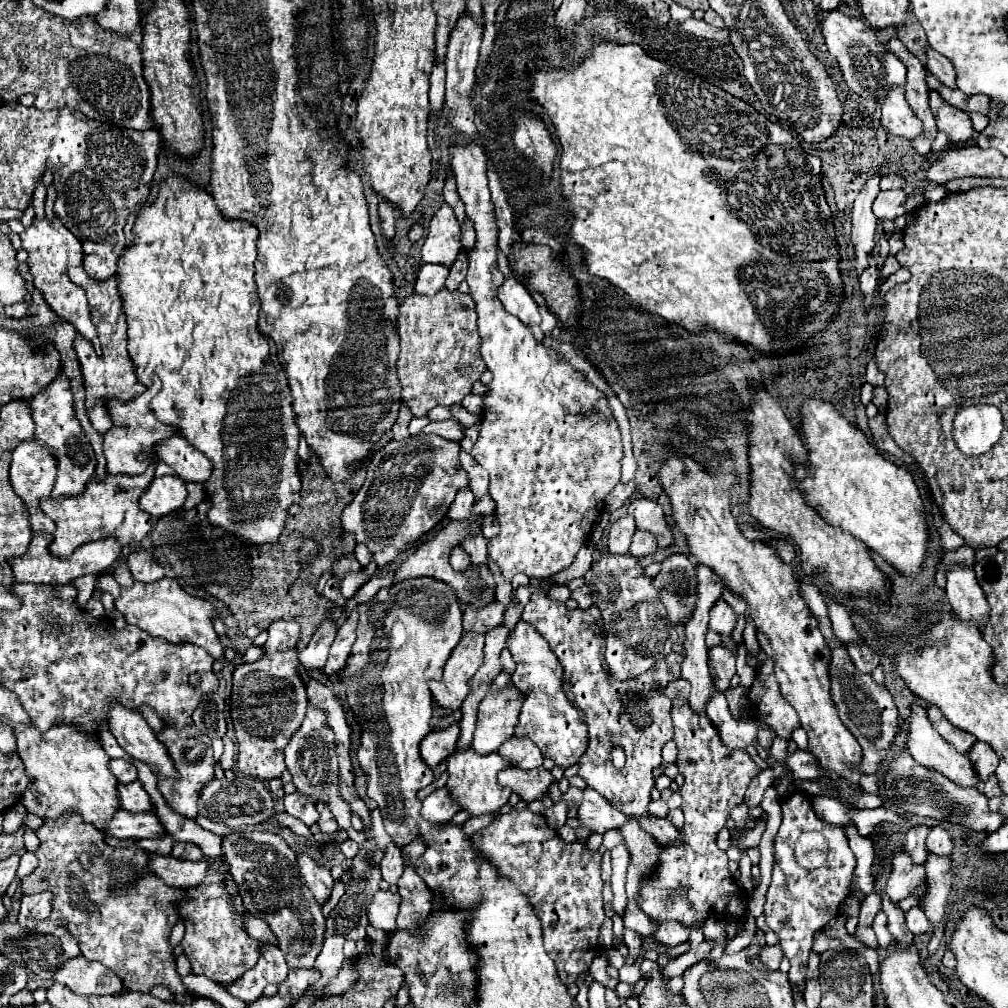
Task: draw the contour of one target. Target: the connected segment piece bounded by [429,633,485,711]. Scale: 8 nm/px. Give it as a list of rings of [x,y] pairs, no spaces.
[[[467,633],[453,649],[441,681],[431,681],[431,693],[439,707],[457,711],[469,693],[469,681],[483,663],[485,637]]]

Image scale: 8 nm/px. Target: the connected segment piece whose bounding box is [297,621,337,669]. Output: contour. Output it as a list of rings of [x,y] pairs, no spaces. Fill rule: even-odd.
[[[323,621],[321,629],[313,635],[309,645],[303,651],[299,651],[297,655],[299,663],[305,669],[321,669],[327,661],[327,653],[329,653],[335,633],[337,633],[337,625],[333,621]]]

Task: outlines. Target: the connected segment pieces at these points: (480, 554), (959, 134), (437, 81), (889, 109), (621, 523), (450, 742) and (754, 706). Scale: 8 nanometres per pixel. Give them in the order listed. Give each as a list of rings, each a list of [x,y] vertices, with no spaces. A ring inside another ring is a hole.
[[[477,533],[477,535],[467,535],[463,541],[461,541],[461,547],[469,553],[471,561],[475,565],[487,565],[487,539],[483,537],[483,533]]]
[[[929,89],[929,105],[935,115],[939,131],[947,133],[953,143],[961,143],[971,137],[973,125],[971,125],[971,119],[965,111],[955,109],[947,101],[943,101],[941,95],[937,95],[937,91],[933,91],[933,89]]]
[[[435,59],[435,67],[431,73],[431,87],[429,87],[429,99],[431,99],[431,107],[435,109],[435,113],[439,113],[443,105],[443,95],[445,95],[445,65],[437,63]]]
[[[893,87],[881,101],[881,111],[883,111],[883,127],[885,131],[905,137],[905,139],[915,139],[923,131],[923,123],[915,117],[911,107],[905,101],[905,93],[899,87]]]
[[[623,515],[619,521],[615,521],[609,531],[609,545],[607,545],[609,553],[613,553],[613,555],[627,553],[635,529],[637,529],[635,521],[629,515]]]
[[[453,721],[449,727],[445,727],[441,731],[431,731],[421,741],[421,757],[423,757],[423,761],[431,769],[435,769],[441,761],[445,761],[455,751],[459,733],[461,733],[461,729],[459,729],[457,721]]]
[[[765,659],[745,695],[745,713],[749,713],[761,727],[769,727],[781,739],[791,739],[791,733],[801,727],[791,703],[781,695],[773,673],[773,659]]]

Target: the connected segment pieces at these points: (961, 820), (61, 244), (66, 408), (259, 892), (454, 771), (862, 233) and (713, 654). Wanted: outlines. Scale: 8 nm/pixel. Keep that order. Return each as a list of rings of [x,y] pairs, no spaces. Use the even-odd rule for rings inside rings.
[[[907,749],[897,753],[893,761],[887,765],[887,771],[879,779],[879,797],[883,799],[885,807],[887,801],[893,807],[903,809],[909,815],[929,817],[937,819],[941,823],[957,823],[963,825],[975,833],[995,833],[1003,823],[1005,815],[993,813],[987,807],[987,797],[977,787],[959,787],[953,781],[949,781],[945,775],[941,775],[935,769],[919,765]]]
[[[55,217],[53,221],[47,219],[33,219],[33,225],[27,227],[21,233],[21,241],[23,241],[23,249],[29,253],[27,257],[27,265],[31,269],[33,275],[33,283],[35,287],[43,293],[45,301],[49,303],[49,307],[65,321],[69,321],[81,335],[85,335],[87,339],[91,339],[95,345],[97,341],[97,331],[93,329],[91,323],[91,315],[89,315],[89,307],[87,307],[87,297],[85,291],[77,285],[73,285],[67,277],[67,267],[71,265],[81,265],[83,263],[83,249],[81,249],[81,241],[61,223],[59,217]]]
[[[61,371],[43,391],[39,391],[33,397],[33,401],[29,401],[29,405],[31,405],[33,423],[35,423],[35,439],[39,441],[39,445],[45,445],[45,449],[49,449],[57,461],[57,481],[53,487],[53,497],[81,493],[85,489],[87,481],[95,473],[97,459],[95,459],[93,447],[87,439],[85,431],[81,429],[81,425],[75,417],[73,395],[71,395],[69,379],[65,377],[65,373]]]
[[[235,831],[223,839],[223,853],[229,871],[237,881],[245,909],[261,917],[277,935],[279,949],[289,967],[309,967],[315,963],[325,935],[325,917],[313,893],[299,877],[297,853],[275,833]]]
[[[463,749],[463,751],[455,751],[449,759],[447,759],[447,771],[449,771],[449,781],[447,787],[451,791],[451,797],[463,805],[465,811],[469,811],[473,817],[477,815],[485,815],[485,813],[497,813],[511,797],[511,789],[499,785],[497,781],[497,773],[503,769],[513,767],[513,763],[509,759],[503,759],[499,753],[489,753],[489,755],[479,755],[473,753],[473,749]]]
[[[881,173],[873,175],[861,189],[859,197],[855,199],[853,205],[853,217],[851,217],[851,243],[855,249],[855,271],[857,277],[869,267],[869,257],[875,251],[875,227],[877,227],[877,217],[871,211],[871,203],[877,197],[879,189],[879,179]]]
[[[715,645],[711,649],[707,649],[709,653],[709,671],[713,675],[713,683],[717,687],[717,691],[725,691],[731,677],[735,675],[735,655],[731,649],[723,647],[723,645]]]

